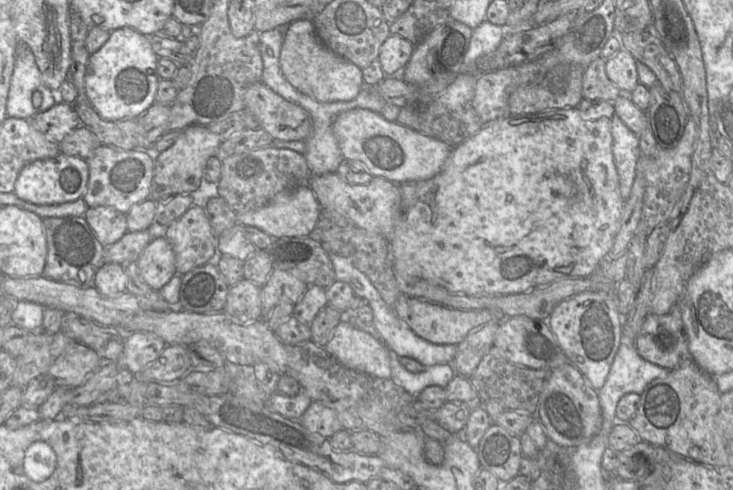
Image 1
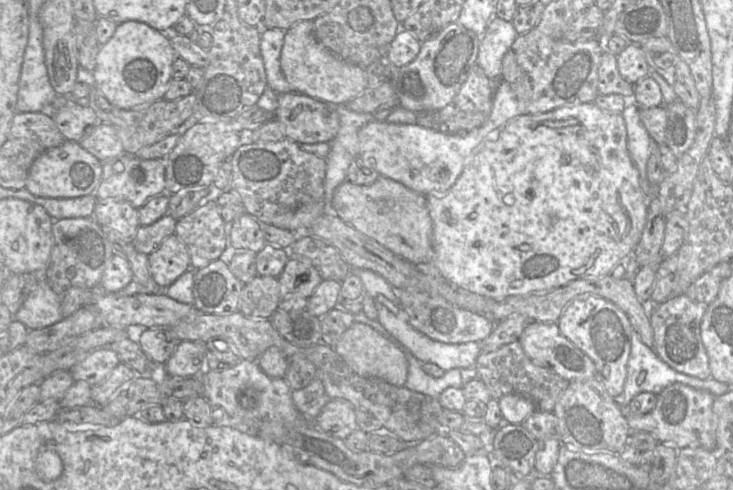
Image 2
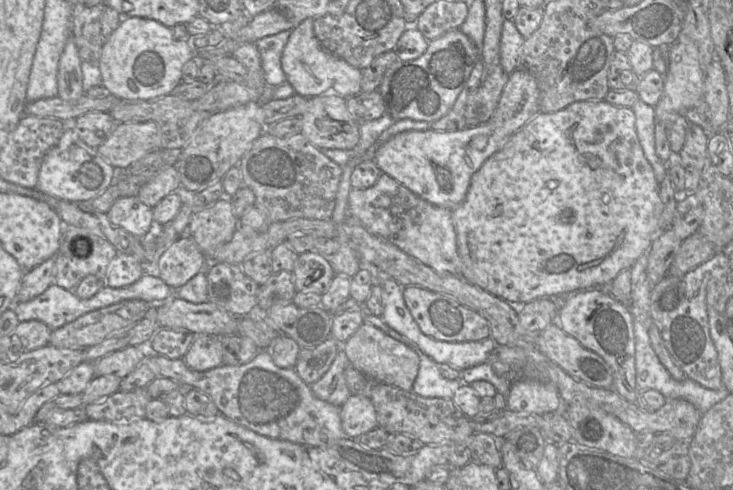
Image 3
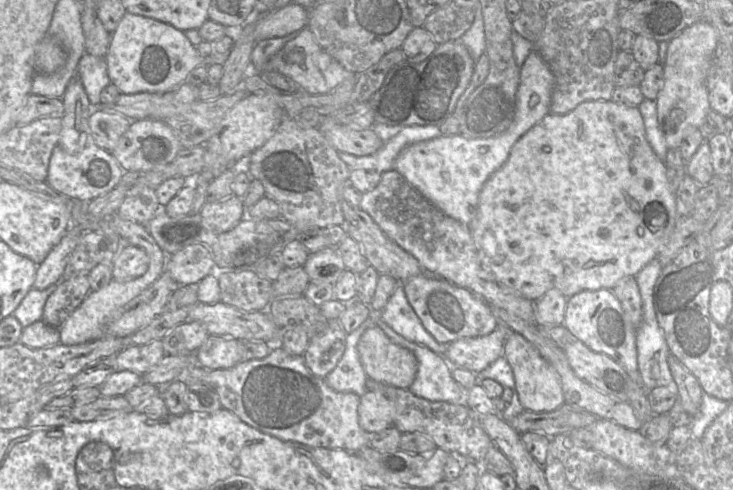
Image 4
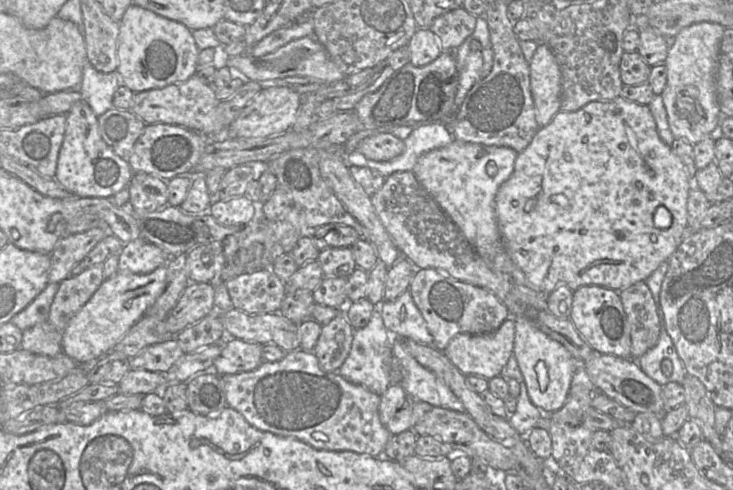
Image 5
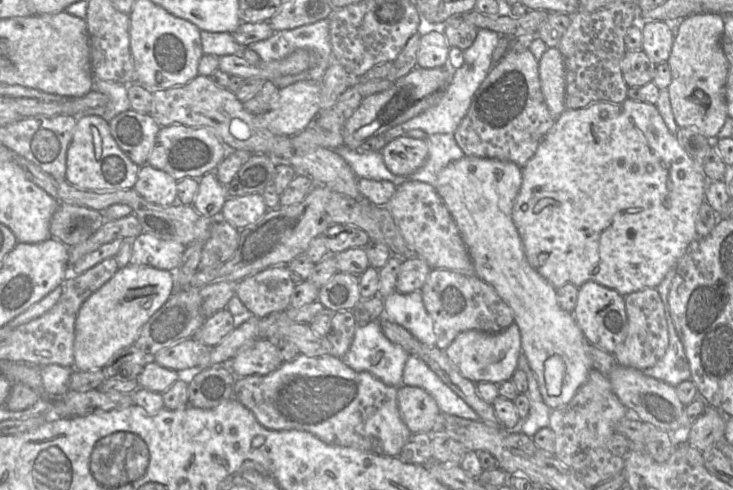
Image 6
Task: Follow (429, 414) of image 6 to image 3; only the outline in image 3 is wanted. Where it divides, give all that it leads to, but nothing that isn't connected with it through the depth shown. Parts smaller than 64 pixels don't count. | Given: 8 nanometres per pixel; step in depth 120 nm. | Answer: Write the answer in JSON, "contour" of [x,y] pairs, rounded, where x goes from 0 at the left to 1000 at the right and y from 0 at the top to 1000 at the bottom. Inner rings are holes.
{"contour":[[[479,806],[465,827],[465,859],[469,882],[479,896],[487,896],[516,871],[510,827],[494,806]]]}

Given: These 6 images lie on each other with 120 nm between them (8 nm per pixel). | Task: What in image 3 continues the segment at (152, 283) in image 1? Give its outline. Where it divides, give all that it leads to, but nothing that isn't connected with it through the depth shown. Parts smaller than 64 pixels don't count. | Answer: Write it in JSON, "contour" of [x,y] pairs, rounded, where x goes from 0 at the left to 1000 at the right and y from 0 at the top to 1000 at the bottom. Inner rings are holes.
{"contour":[[[246,484],[216,520],[210,555],[235,592],[251,584],[289,531],[274,514],[261,484]]]}

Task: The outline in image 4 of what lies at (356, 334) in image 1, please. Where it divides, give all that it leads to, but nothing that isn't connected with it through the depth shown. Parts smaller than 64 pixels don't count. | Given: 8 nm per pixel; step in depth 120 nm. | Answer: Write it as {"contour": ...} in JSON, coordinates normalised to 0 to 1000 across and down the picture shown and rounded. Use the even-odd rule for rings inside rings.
{"contour":[[[516,665],[502,669],[494,682],[487,710],[505,776],[558,794],[570,755],[563,718],[536,700]]]}

